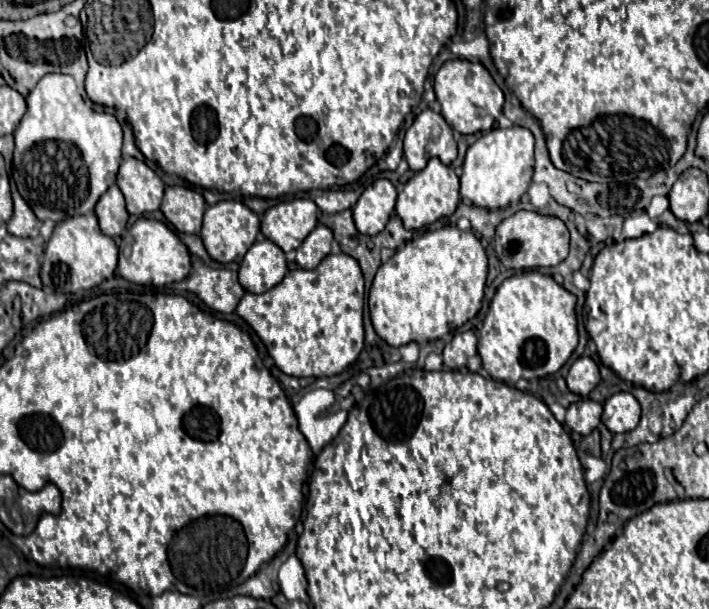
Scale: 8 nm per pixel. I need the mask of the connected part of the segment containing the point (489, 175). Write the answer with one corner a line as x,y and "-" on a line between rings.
512,125
510,129
491,129
468,147
464,173
460,177
460,195
482,209
504,209
518,203
528,191
534,175
534,137
528,129

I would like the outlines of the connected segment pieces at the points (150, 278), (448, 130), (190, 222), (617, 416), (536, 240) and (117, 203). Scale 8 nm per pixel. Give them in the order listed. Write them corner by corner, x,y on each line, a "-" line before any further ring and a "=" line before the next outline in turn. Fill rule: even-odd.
138,219
124,235
120,245
120,259
118,259
118,273
136,285
152,285
162,287
168,283
182,281
190,273
190,253
186,245
170,231
164,223
156,219
=
424,109
404,135
404,157
412,171
420,171
432,157
438,157
444,165
456,159
456,141
452,127
440,113
=
166,187
162,213
176,227
176,231
198,235
202,229
204,211
206,201
200,193
186,187
=
620,391
614,393
610,399
606,399
602,423
612,433
628,433
638,425
638,421
640,421
640,403
636,401
634,395
=
518,211
496,227
492,245
504,267
516,271
528,271
538,267
552,267
564,261
568,255
568,241
570,241
568,229
560,219
544,217
534,211
=
112,185
98,201
96,215
100,221
100,229
108,237
116,237
126,229
128,211
124,205
124,195
118,185

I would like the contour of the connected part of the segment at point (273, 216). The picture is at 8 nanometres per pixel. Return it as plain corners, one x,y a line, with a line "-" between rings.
292,199
270,207
262,217
262,233
284,253
302,245
318,225
318,207
312,199

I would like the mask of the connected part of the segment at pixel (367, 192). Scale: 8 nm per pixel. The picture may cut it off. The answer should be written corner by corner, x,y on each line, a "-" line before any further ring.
378,179
364,189
352,213
356,229
364,235
378,235
384,231
390,213
396,205
396,189
388,179

